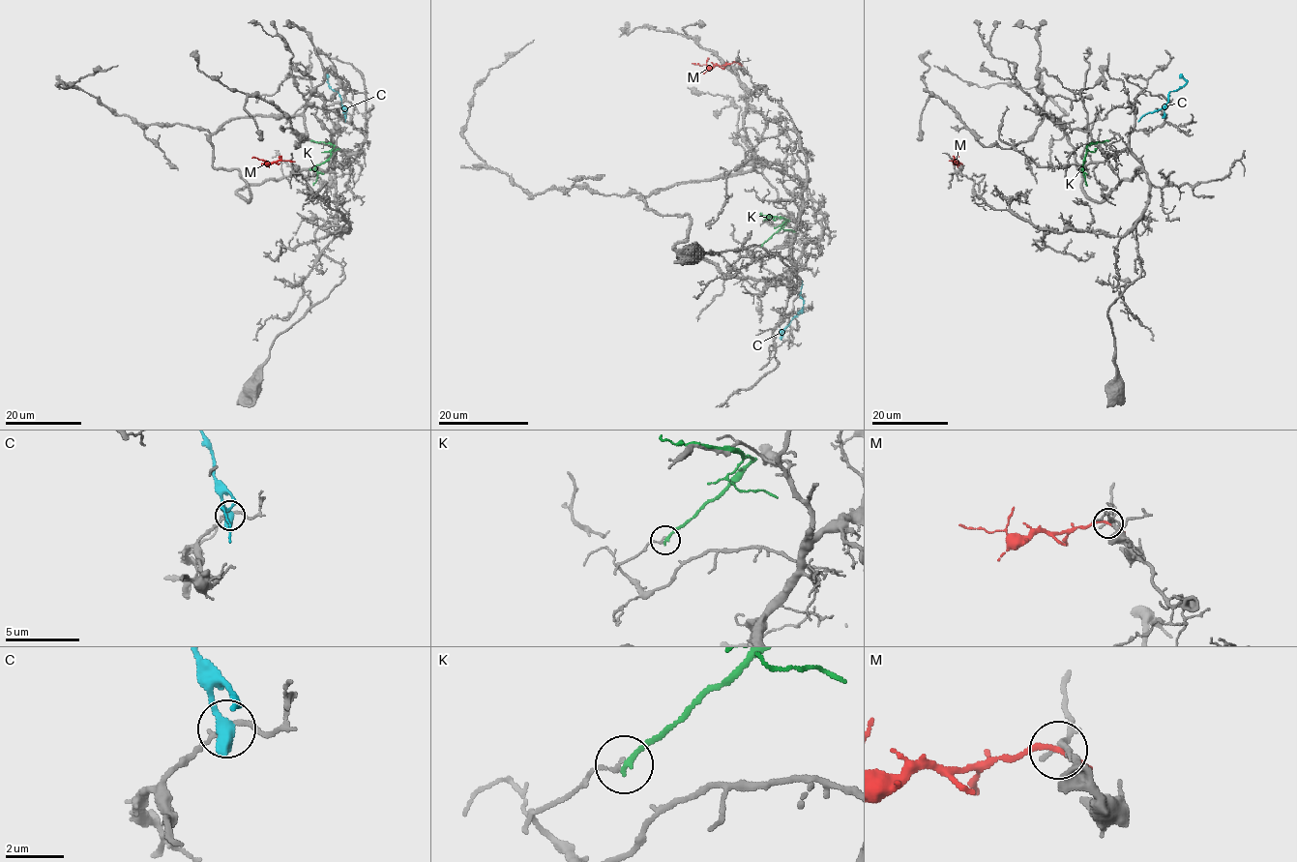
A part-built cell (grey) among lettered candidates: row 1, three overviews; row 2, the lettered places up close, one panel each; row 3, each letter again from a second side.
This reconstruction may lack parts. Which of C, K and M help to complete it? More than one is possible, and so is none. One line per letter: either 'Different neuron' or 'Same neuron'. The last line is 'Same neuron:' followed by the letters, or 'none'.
C: Different neuron
K: Different neuron
M: Different neuron
Same neuron: none

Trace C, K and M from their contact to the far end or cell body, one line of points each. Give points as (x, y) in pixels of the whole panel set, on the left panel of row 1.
C: (345, 114), (338, 92), (334, 91), (326, 74)
K: (310, 140), (324, 141), (333, 146), (331, 155), (315, 166), (316, 181), (312, 185)
M: (290, 161), (266, 163), (251, 158)

